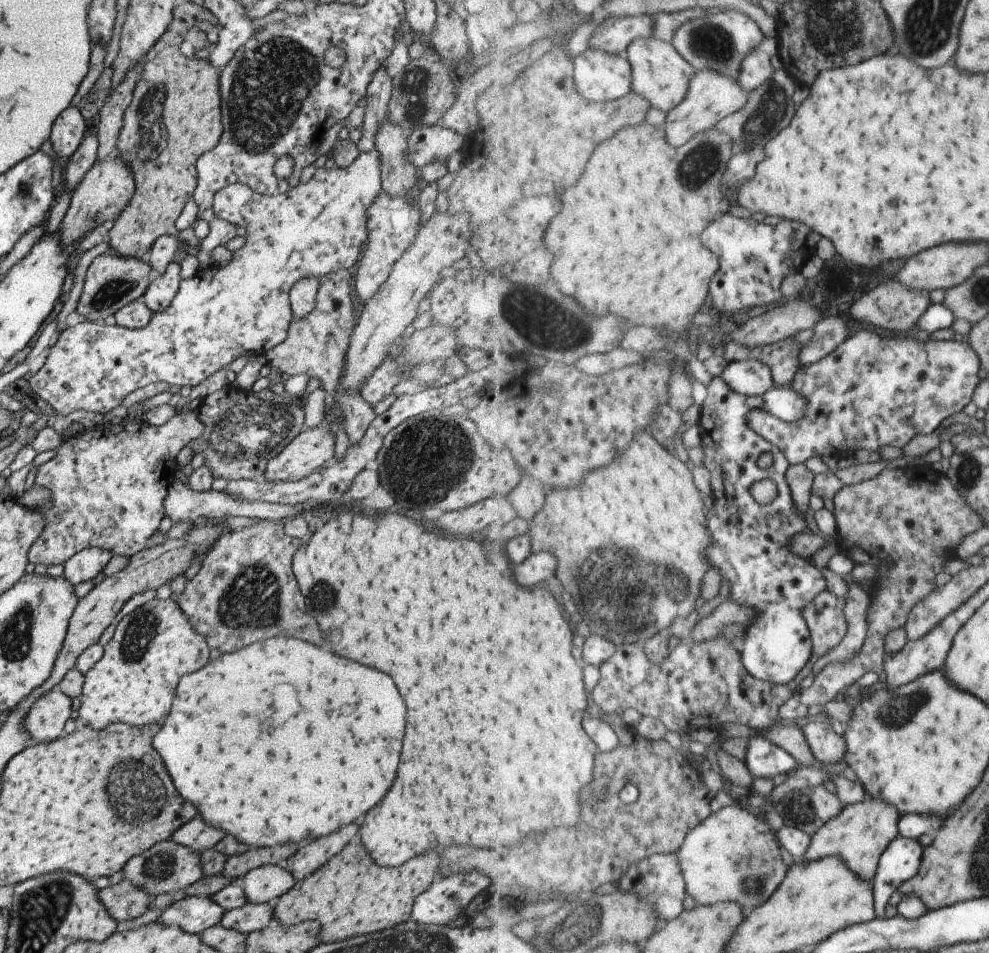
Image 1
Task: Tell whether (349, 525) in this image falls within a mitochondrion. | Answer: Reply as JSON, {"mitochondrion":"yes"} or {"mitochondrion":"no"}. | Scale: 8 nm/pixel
{"mitochondrion":"no"}

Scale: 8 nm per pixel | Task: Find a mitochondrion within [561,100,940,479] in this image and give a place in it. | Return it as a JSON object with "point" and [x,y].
{"point":[700,163]}

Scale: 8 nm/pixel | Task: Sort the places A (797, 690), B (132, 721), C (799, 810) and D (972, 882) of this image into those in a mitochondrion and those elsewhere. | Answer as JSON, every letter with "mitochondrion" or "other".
{"A":"other","B":"other","C":"mitochondrion","D":"mitochondrion"}

